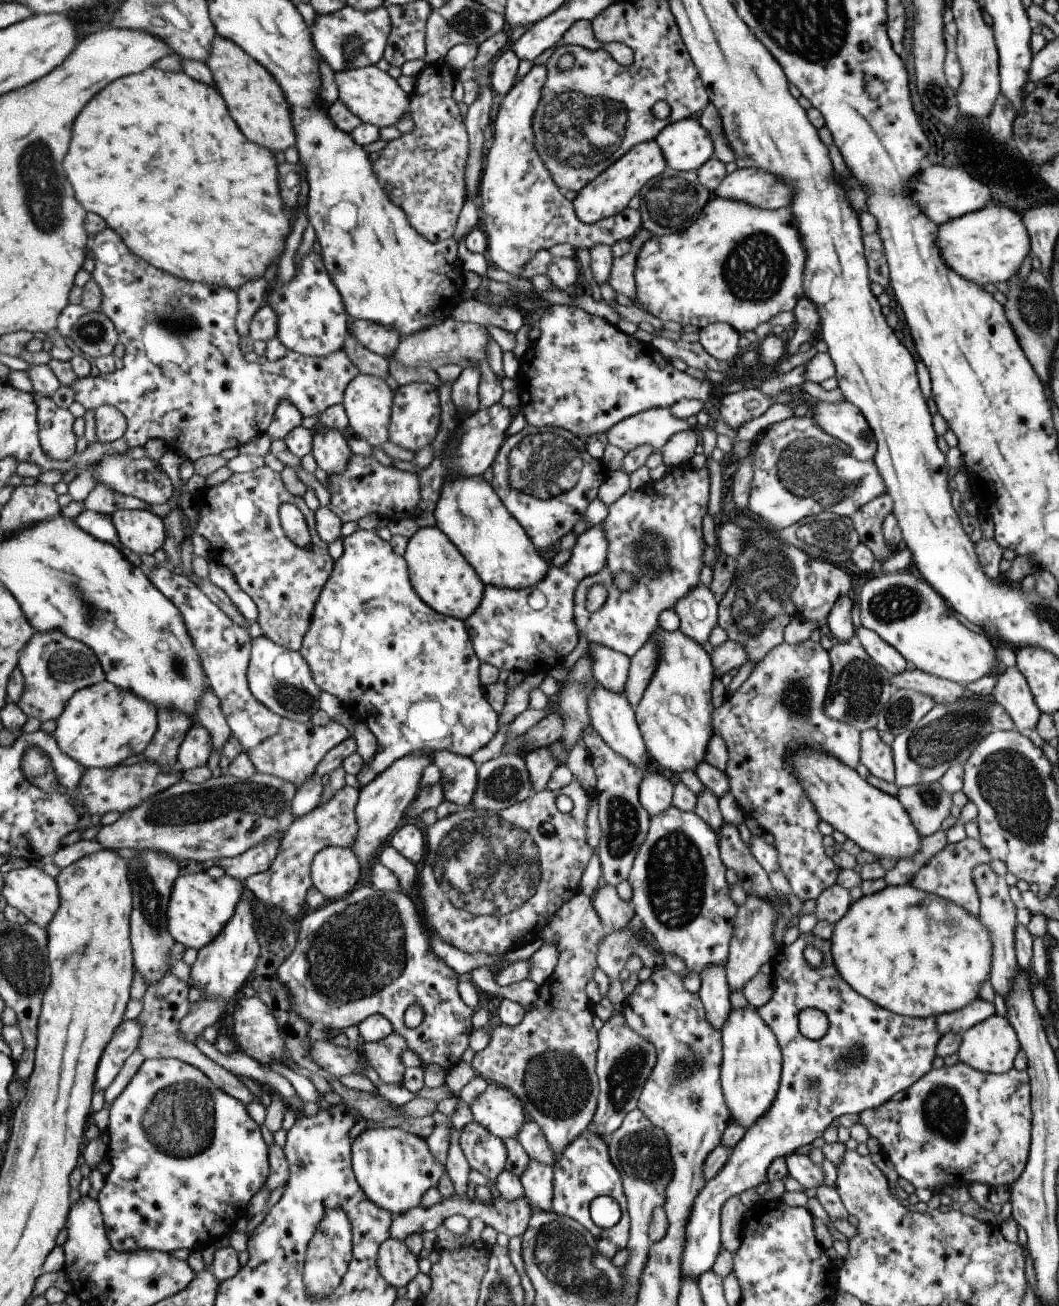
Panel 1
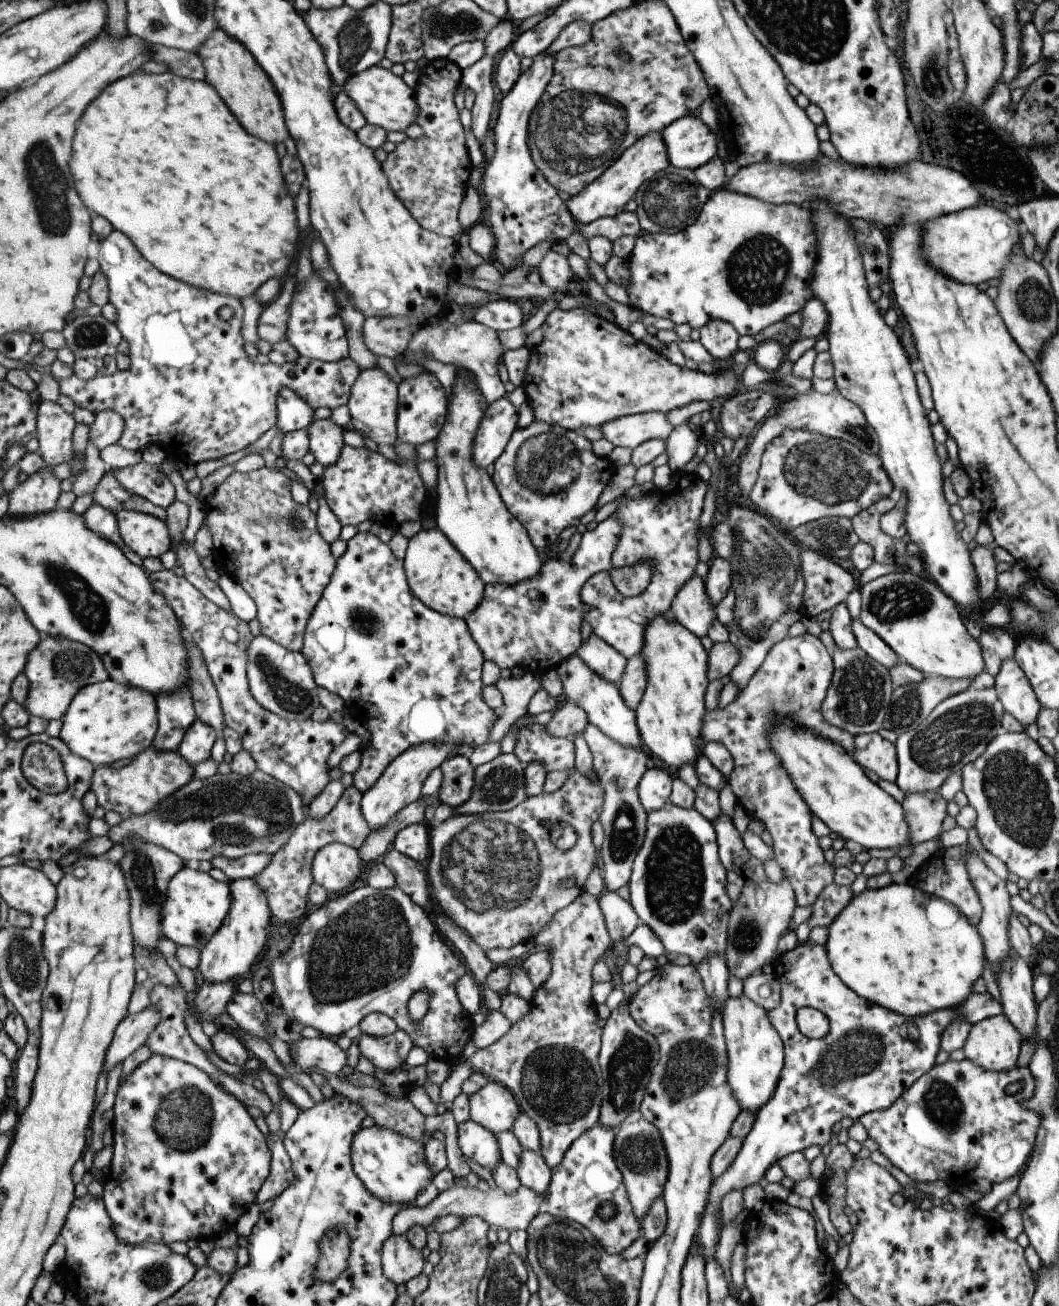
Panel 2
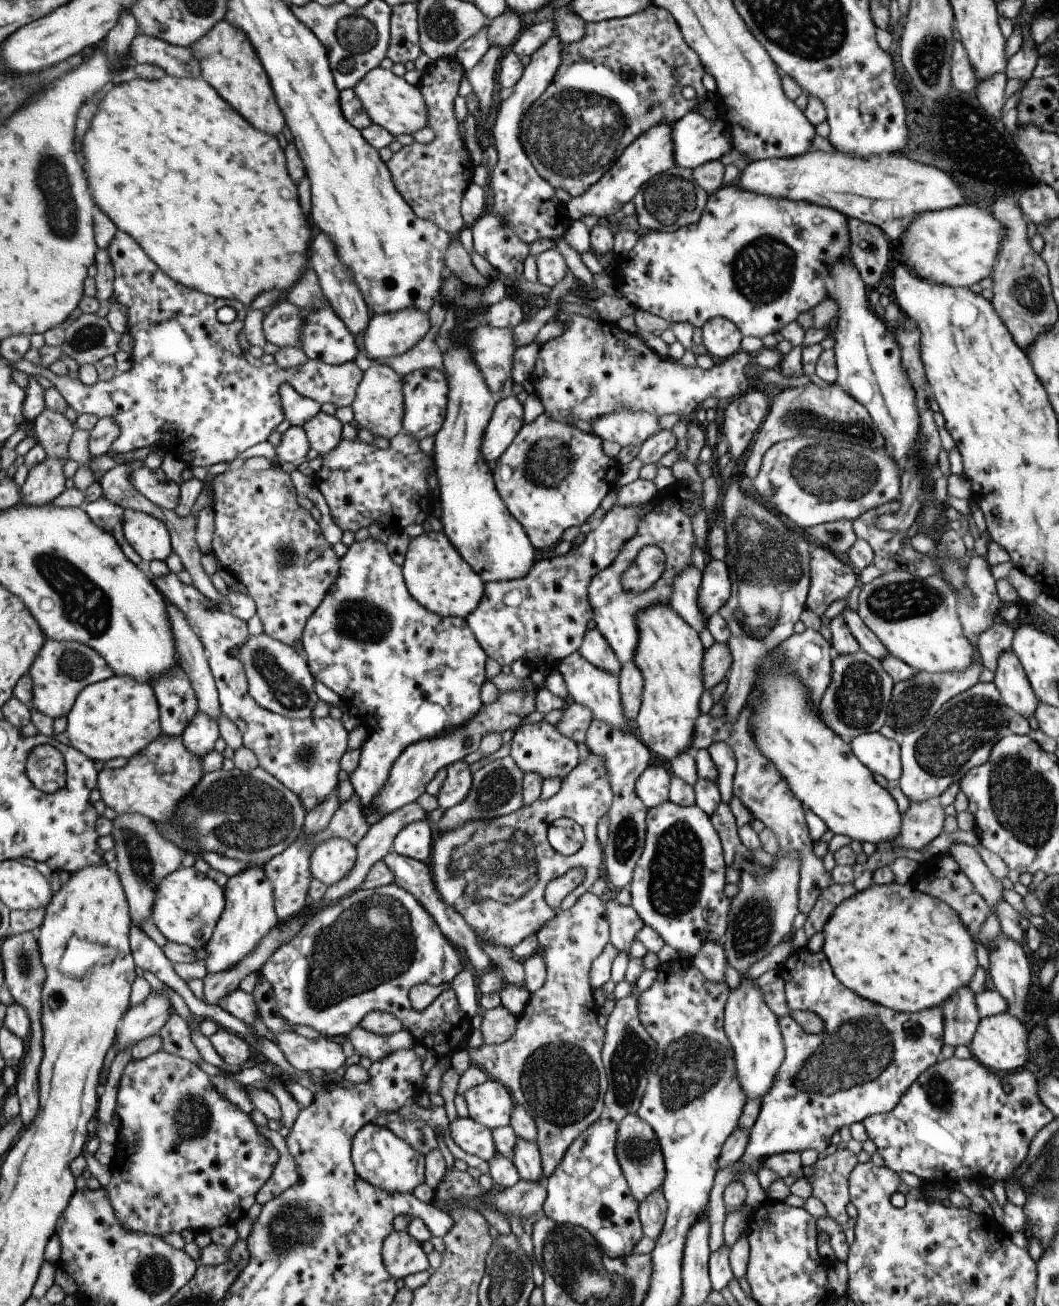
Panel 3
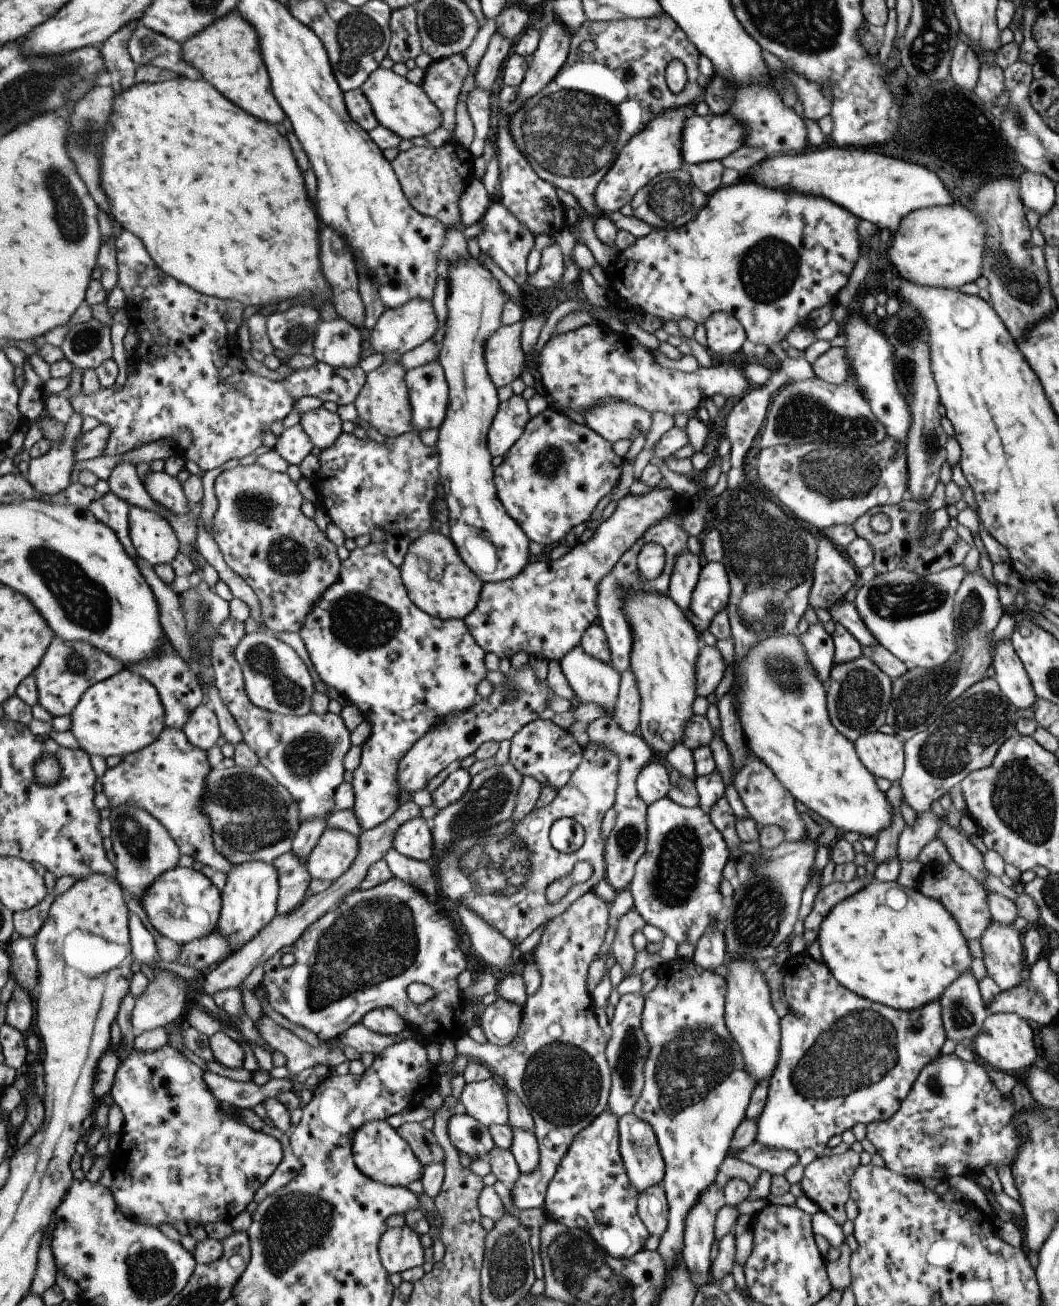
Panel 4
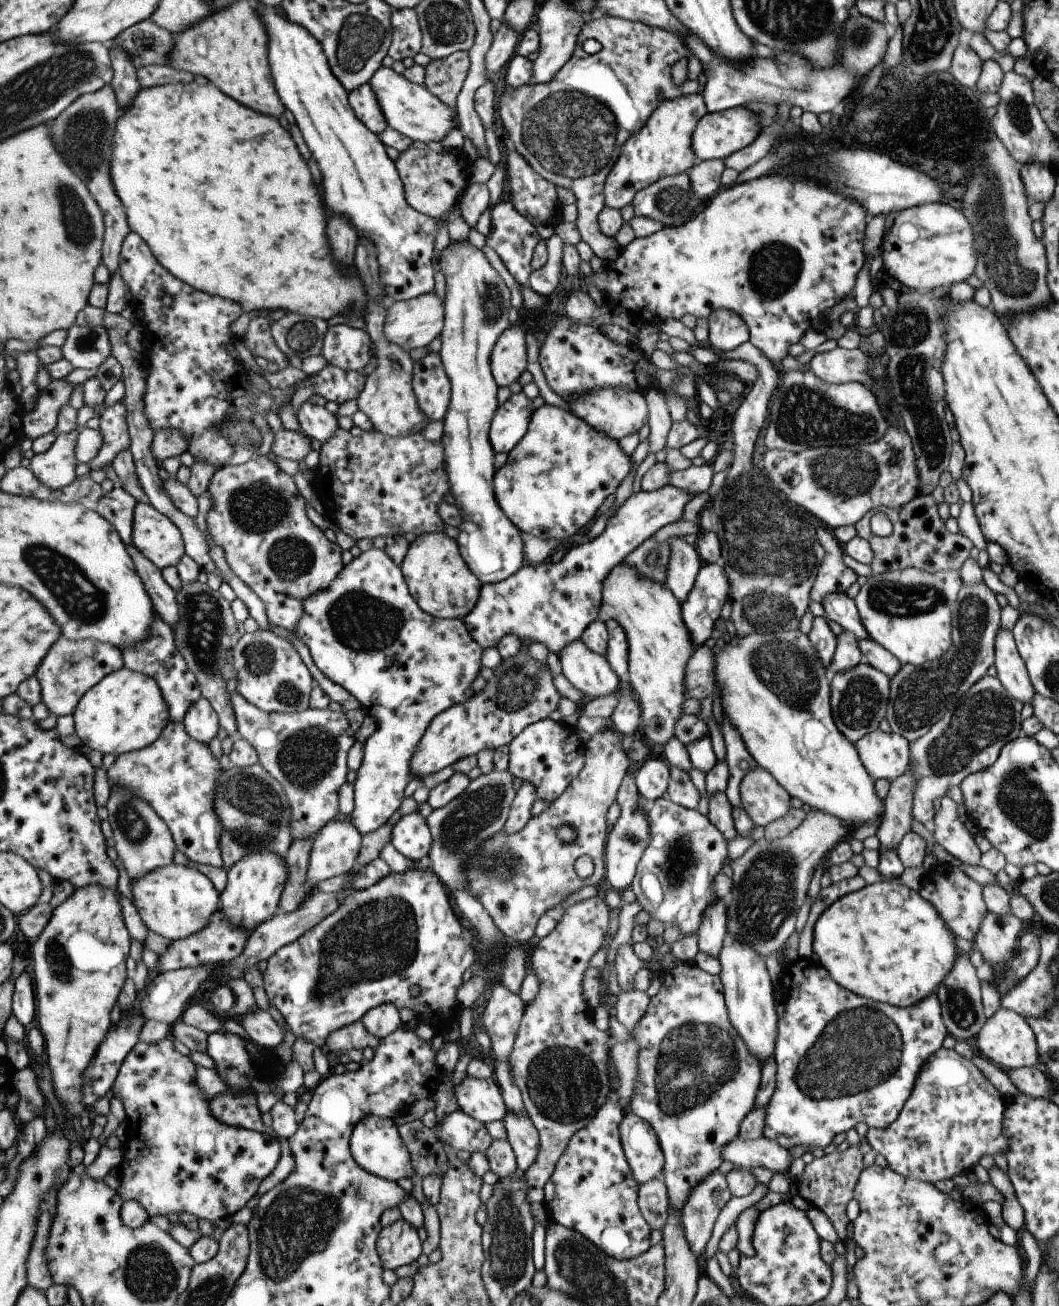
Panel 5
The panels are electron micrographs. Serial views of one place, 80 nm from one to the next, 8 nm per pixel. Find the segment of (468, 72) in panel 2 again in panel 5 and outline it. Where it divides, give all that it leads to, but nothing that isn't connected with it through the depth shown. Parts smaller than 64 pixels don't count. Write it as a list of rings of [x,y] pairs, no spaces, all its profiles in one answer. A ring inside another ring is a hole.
[[[500,21],[499,28],[497,32],[493,33],[492,37],[491,46],[484,56],[486,75],[489,80],[501,66],[506,66],[507,61],[515,54],[514,48],[517,44],[519,34],[505,21]]]

